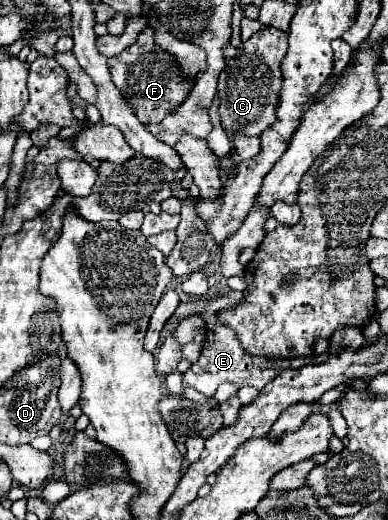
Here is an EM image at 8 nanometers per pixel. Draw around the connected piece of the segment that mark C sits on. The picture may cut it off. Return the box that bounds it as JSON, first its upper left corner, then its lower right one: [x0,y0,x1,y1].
[219,28,287,136]

